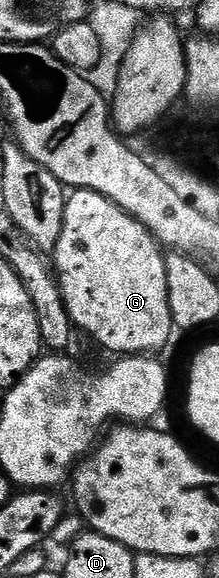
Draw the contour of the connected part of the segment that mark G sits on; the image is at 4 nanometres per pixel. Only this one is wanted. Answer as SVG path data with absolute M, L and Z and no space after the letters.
M75 189L66 198L64 231L52 254L52 268L70 320L114 355L154 355L176 333L168 307L168 275L163 246L132 215L91 189Z

